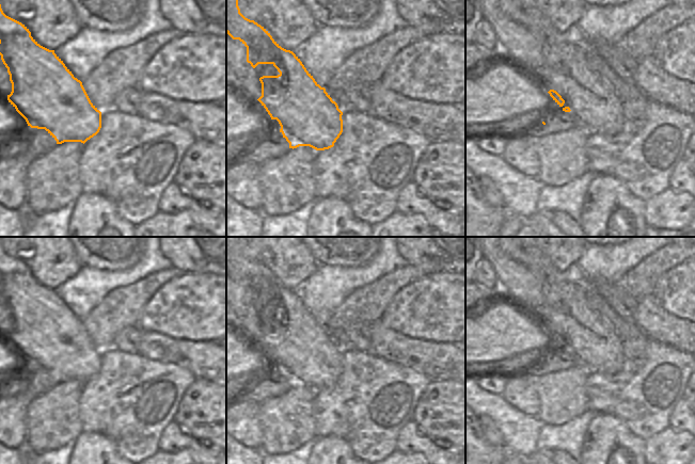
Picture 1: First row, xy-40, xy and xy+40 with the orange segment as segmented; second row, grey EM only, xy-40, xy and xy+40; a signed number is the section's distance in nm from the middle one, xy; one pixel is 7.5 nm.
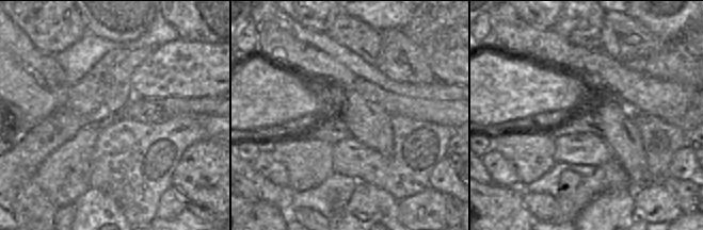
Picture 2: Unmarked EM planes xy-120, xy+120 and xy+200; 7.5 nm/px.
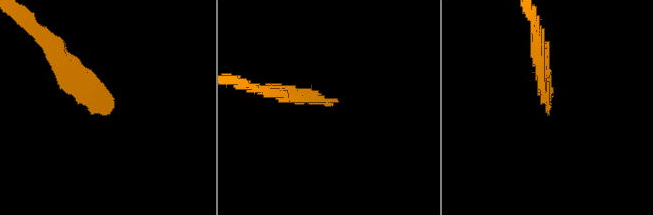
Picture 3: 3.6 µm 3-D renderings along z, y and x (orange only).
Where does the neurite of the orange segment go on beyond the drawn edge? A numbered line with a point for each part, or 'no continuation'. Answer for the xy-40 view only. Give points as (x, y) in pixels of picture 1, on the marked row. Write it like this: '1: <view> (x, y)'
no continuation

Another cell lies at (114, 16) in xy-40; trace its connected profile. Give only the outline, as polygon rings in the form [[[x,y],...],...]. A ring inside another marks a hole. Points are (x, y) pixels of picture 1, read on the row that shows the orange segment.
[[[69,0],[82,27],[120,33],[135,27],[146,0]]]

